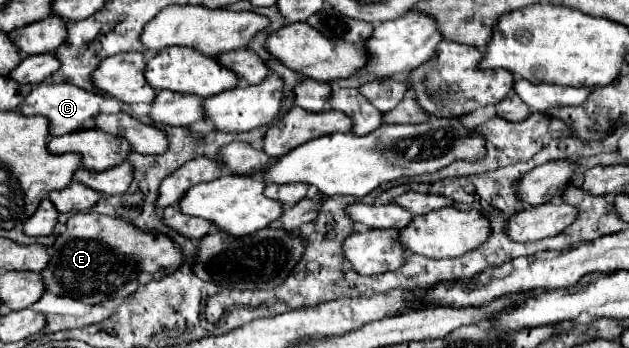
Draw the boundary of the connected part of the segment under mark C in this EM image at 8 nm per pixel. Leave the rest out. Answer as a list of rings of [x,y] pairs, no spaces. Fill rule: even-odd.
[[[39,83],[33,87],[33,91],[27,95],[27,99],[23,101],[23,105],[17,109],[23,115],[43,115],[49,121],[49,135],[67,135],[85,127],[91,127],[89,121],[95,119],[95,115],[99,113],[99,105],[105,97],[101,97],[99,93],[91,93],[91,91],[83,91],[75,85],[49,85],[49,83]]]

